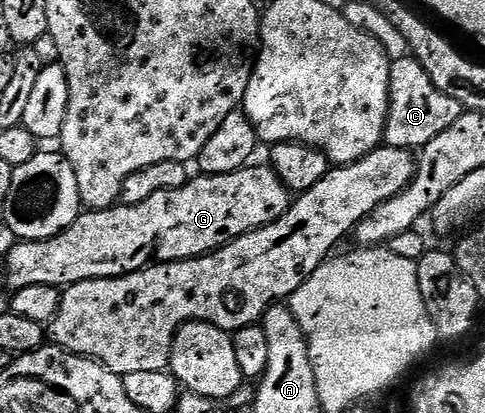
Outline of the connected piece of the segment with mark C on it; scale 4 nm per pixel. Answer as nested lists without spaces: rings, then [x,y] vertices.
[[[410,55],[398,57],[391,62],[391,110],[387,113],[383,139],[389,147],[418,151],[431,140],[437,139],[441,131],[453,127],[465,110],[461,103],[457,103],[457,99],[445,95],[445,91],[435,86],[418,59]]]

